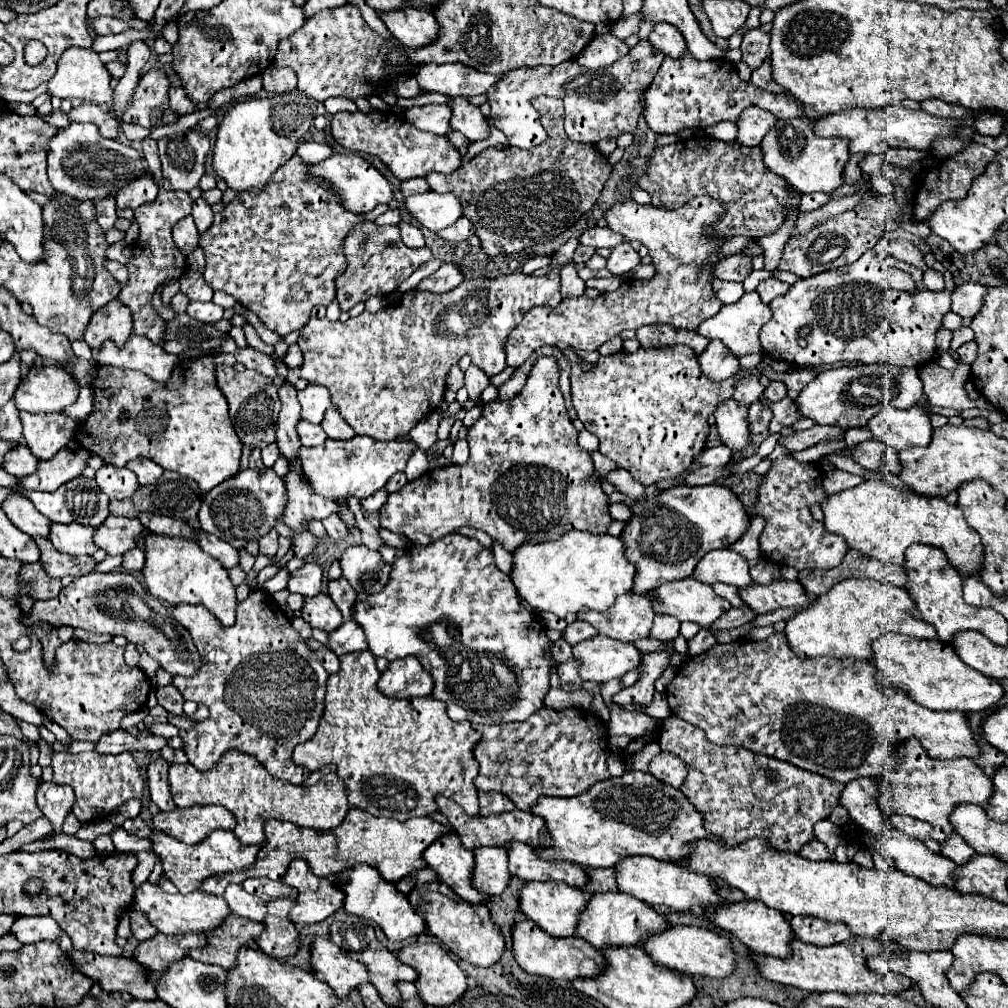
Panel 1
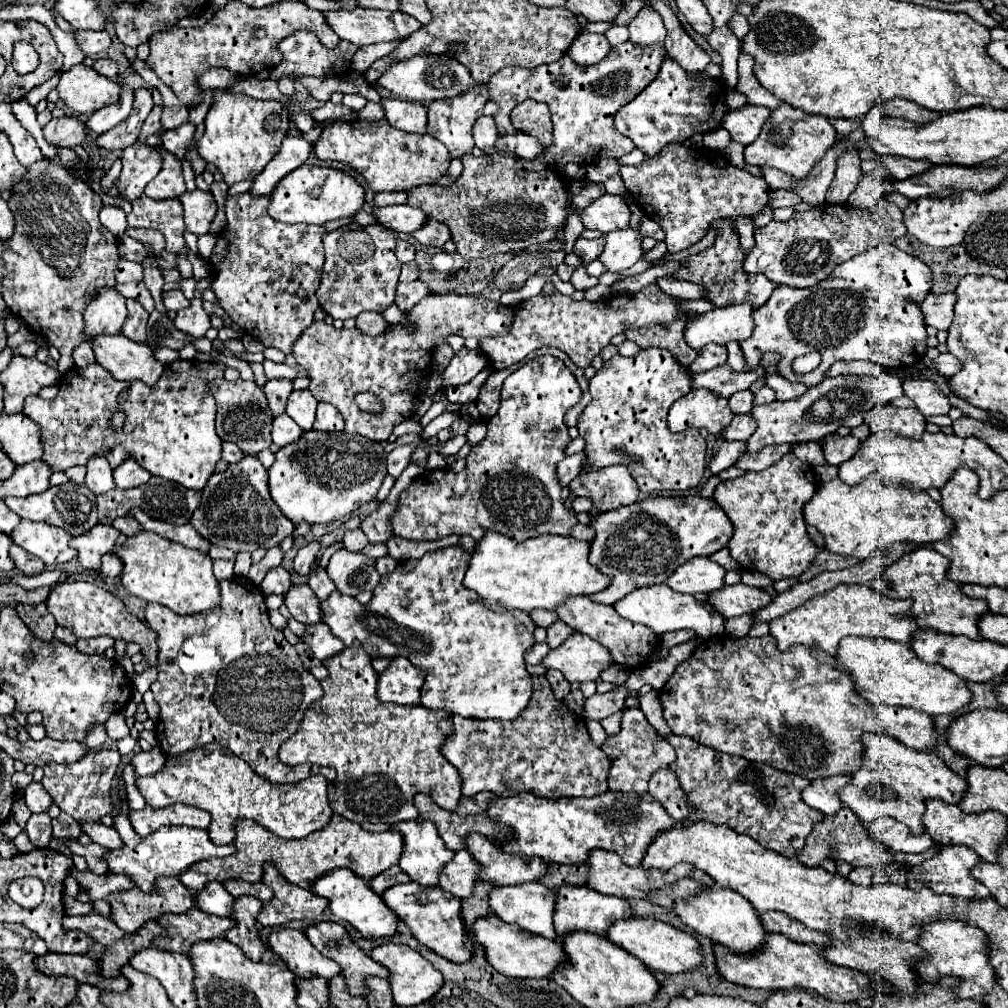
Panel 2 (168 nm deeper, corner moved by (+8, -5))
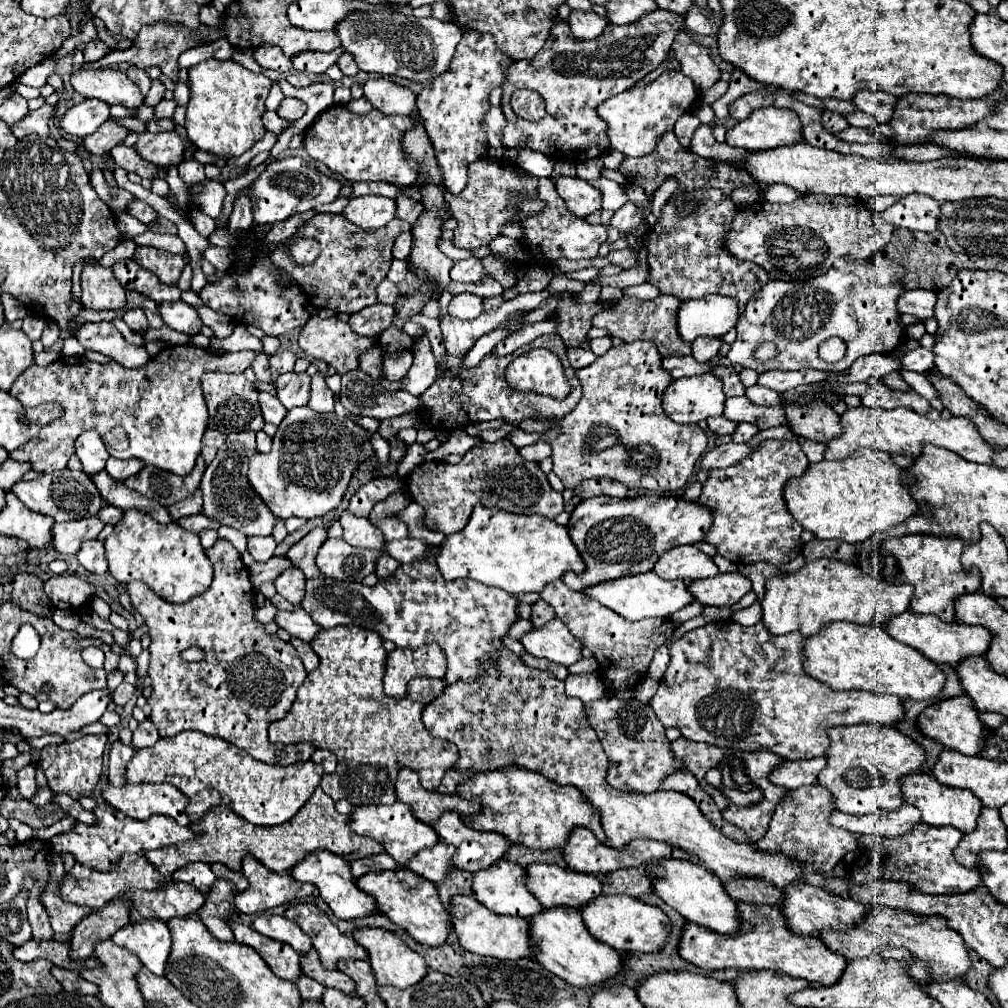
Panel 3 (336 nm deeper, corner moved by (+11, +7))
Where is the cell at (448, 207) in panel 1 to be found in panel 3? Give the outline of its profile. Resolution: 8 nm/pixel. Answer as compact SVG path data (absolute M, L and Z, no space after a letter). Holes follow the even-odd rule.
M363 195L353 197L345 207L343 215L363 229L377 229L387 225L395 217L395 199L383 195Z

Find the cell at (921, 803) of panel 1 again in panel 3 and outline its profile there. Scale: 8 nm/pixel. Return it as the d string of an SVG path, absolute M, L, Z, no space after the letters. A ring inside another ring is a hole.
M859 723L831 727L827 729L827 735L831 747L827 751L827 767L819 773L819 783L833 793L835 807L843 813L867 815L877 809L897 811L905 803L901 779L925 771L925 749L895 727Z

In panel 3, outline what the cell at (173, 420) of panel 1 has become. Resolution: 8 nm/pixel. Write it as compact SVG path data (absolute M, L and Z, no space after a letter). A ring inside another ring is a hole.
M173 345L159 351L151 363L139 367L139 369L123 369L117 363L93 363L85 357L65 357L61 355L55 363L49 367L29 367L11 387L11 395L23 403L25 407L35 407L39 403L57 403L63 409L63 415L57 421L51 421L45 425L35 439L25 443L19 451L9 453L15 461L29 461L35 471L55 471L63 469L69 457L75 453L75 439L83 431L97 431L109 451L115 459L131 459L137 457L145 465L155 465L159 469L167 469L177 475L189 475L195 467L197 457L201 455L201 439L209 427L207 419L207 405L201 391L201 375L207 371L233 371L240 374L251 365L251 359L255 357L253 351L239 351L239 353L223 353L223 355L211 355L209 351L195 347L195 345Z

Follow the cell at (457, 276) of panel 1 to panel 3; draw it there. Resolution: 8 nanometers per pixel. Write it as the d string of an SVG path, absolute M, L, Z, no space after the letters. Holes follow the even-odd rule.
M383 279L383 283L379 283L377 287L377 299L379 303L387 303L387 305L393 305L397 299L399 299L399 289L395 283L391 283L389 279Z

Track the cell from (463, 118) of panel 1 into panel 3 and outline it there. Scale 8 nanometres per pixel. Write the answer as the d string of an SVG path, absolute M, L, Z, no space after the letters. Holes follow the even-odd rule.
M465 31L451 59L451 69L433 79L433 83L417 95L419 115L423 117L425 131L433 143L435 159L443 173L445 187L451 193L463 191L463 187L467 185L469 163L487 153L487 137L481 121L489 109L489 93L493 91L493 87L503 85L503 73L509 63L513 61L507 59L507 55L503 55L501 51L497 51L495 41L487 33Z

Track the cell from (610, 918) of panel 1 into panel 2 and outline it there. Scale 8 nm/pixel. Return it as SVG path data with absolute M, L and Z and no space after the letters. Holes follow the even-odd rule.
M560 885L556 891L556 905L554 905L554 927L558 933L558 939L564 937L570 931L590 931L604 935L606 929L618 921L618 919L628 919L632 917L630 905L622 897L610 897L602 895L598 891L592 891L586 885Z

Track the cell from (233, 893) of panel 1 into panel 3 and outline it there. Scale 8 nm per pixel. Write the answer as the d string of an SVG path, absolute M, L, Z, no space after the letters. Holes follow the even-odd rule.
M191 863L183 871L177 871L171 877L173 877L173 881L181 881L181 883L193 885L203 895L207 895L211 891L213 883L217 881L217 877L211 871L211 865L207 865L207 863Z

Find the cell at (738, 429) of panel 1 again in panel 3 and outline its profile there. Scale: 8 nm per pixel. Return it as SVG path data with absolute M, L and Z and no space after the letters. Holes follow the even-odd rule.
M713 373L673 381L663 393L663 409L675 423L697 423L725 409L723 383Z

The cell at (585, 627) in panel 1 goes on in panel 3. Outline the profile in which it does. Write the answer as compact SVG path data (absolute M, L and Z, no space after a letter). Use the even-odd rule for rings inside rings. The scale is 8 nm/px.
M537 601L537 603L533 605L533 617L531 617L533 625L535 625L535 627L543 627L543 625L547 625L551 619L555 619L553 607L547 605L545 601Z

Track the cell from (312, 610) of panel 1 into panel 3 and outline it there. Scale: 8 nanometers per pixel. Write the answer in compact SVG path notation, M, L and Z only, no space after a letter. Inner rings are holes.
M287 569L275 579L277 593L283 595L287 601L291 601L295 607L301 605L305 595L305 575L299 569Z

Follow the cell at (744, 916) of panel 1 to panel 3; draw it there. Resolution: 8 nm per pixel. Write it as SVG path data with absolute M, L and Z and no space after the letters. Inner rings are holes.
M663 859L655 863L655 867L647 867L651 875L655 875L653 889L655 893L675 911L679 911L687 921L693 921L701 927L707 927L715 933L731 935L733 931L739 931L741 919L739 919L739 907L737 901L727 895L725 885L713 875L713 871L693 865L689 861L679 861L679 859Z

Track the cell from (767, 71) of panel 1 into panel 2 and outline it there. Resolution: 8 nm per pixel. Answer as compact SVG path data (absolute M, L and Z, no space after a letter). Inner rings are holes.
M782 103L776 111L772 111L768 123L762 127L760 137L754 143L746 145L744 161L758 167L768 165L792 175L794 179L804 179L834 143L836 143L836 131L826 117L808 115L804 111L798 111Z

